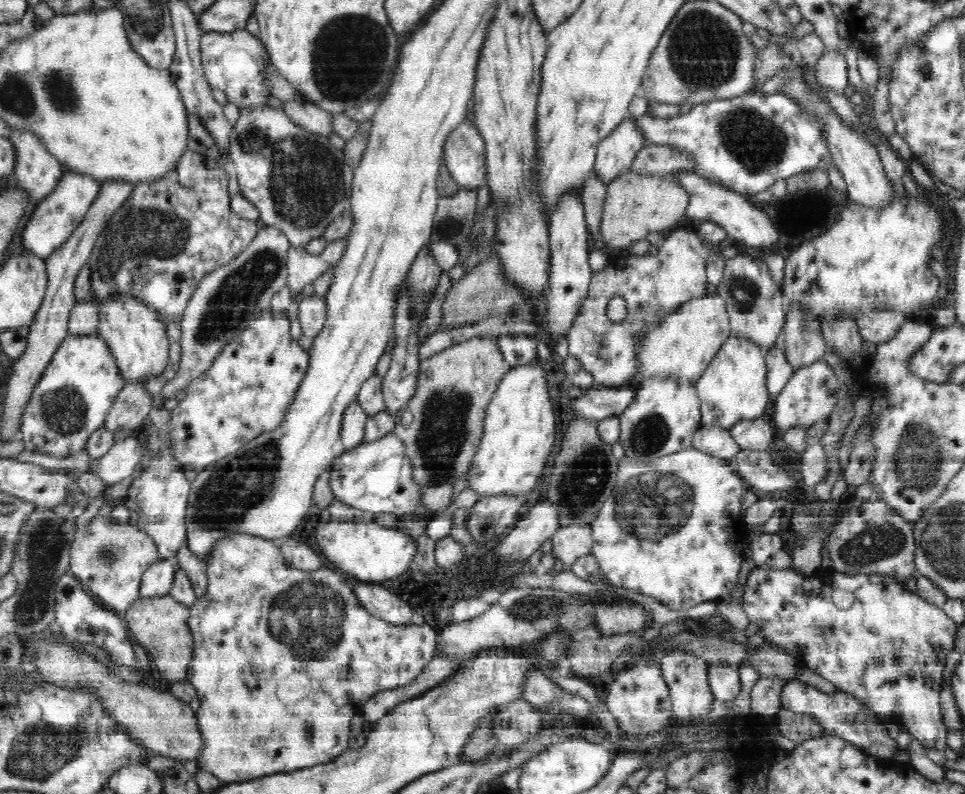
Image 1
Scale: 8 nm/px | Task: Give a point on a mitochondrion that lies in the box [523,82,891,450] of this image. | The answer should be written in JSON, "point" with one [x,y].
{"point":[759,144]}

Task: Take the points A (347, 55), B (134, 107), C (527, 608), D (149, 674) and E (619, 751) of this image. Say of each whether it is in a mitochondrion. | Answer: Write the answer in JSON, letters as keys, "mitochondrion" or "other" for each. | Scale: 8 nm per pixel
{"A":"mitochondrion","B":"other","C":"mitochondrion","D":"other","E":"other"}

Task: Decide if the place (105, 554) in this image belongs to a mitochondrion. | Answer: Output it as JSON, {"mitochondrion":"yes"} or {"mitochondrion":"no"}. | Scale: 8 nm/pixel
{"mitochondrion":"yes"}

